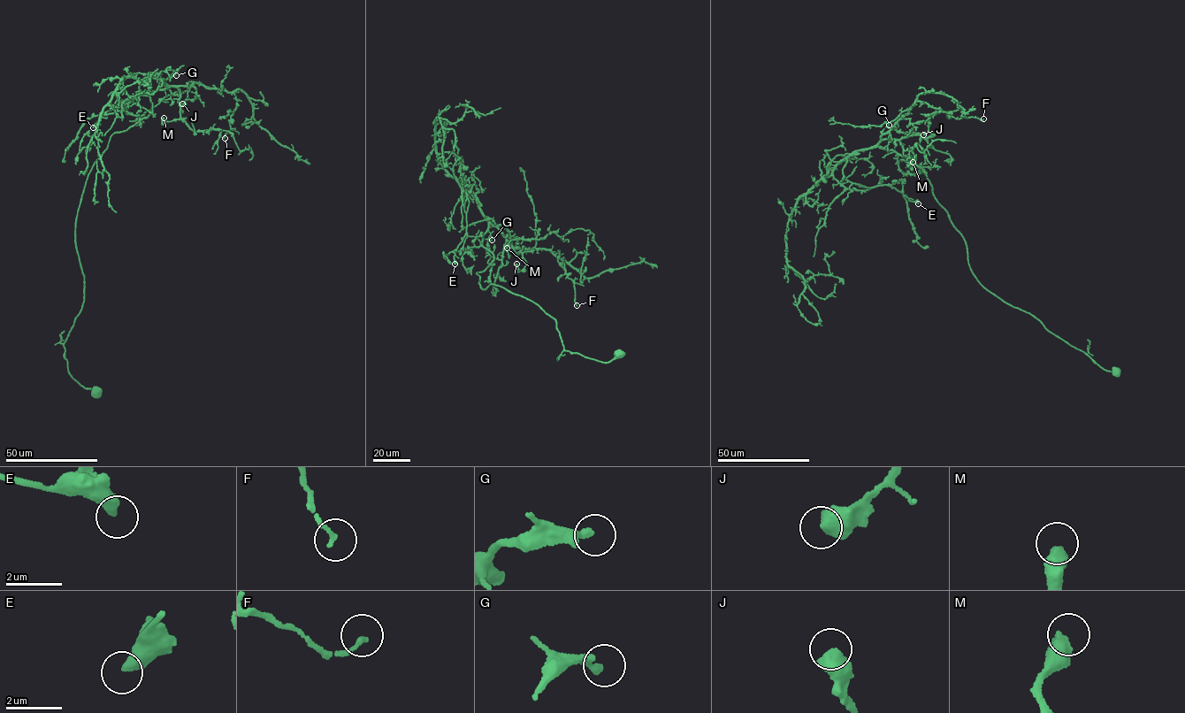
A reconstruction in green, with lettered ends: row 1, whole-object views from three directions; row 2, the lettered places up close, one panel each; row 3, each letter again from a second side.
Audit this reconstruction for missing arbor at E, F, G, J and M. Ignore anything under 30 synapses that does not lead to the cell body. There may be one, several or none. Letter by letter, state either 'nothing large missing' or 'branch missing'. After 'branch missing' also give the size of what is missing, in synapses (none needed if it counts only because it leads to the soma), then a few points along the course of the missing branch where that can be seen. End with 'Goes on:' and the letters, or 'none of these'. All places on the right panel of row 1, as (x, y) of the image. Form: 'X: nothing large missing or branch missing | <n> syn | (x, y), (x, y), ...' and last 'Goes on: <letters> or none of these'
E: nothing large missing
F: nothing large missing
G: nothing large missing
J: nothing large missing
M: nothing large missing
Goes on: none of these

